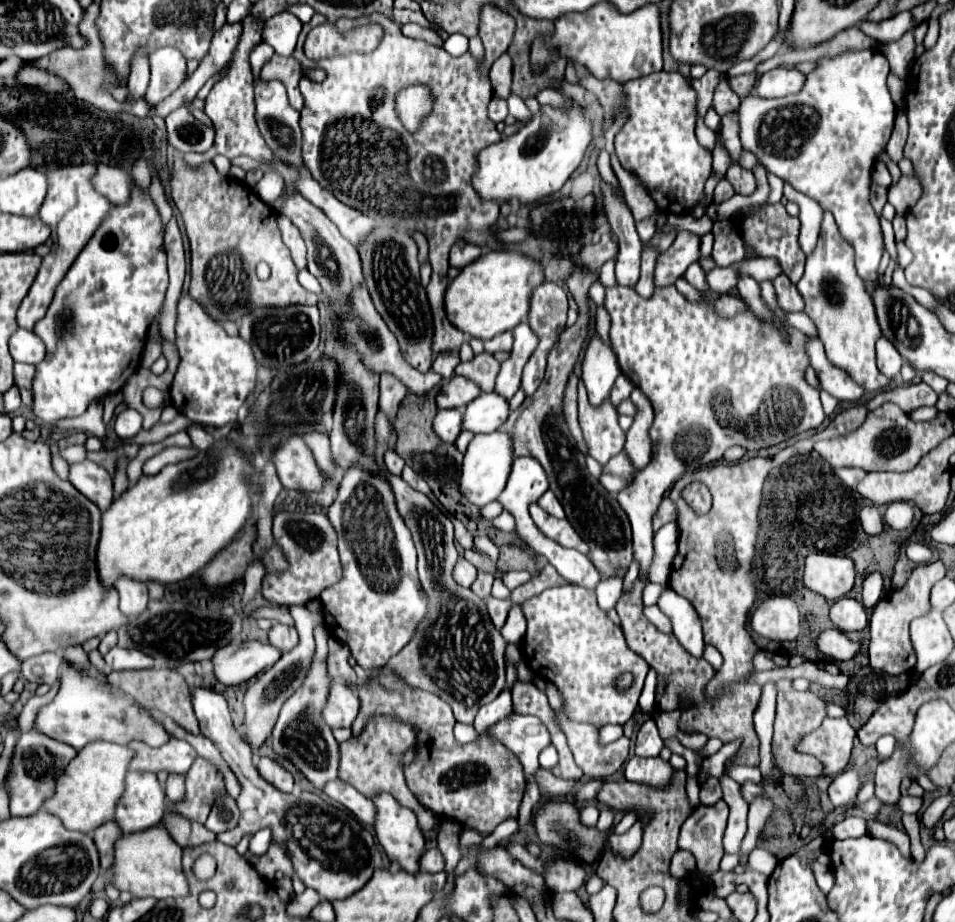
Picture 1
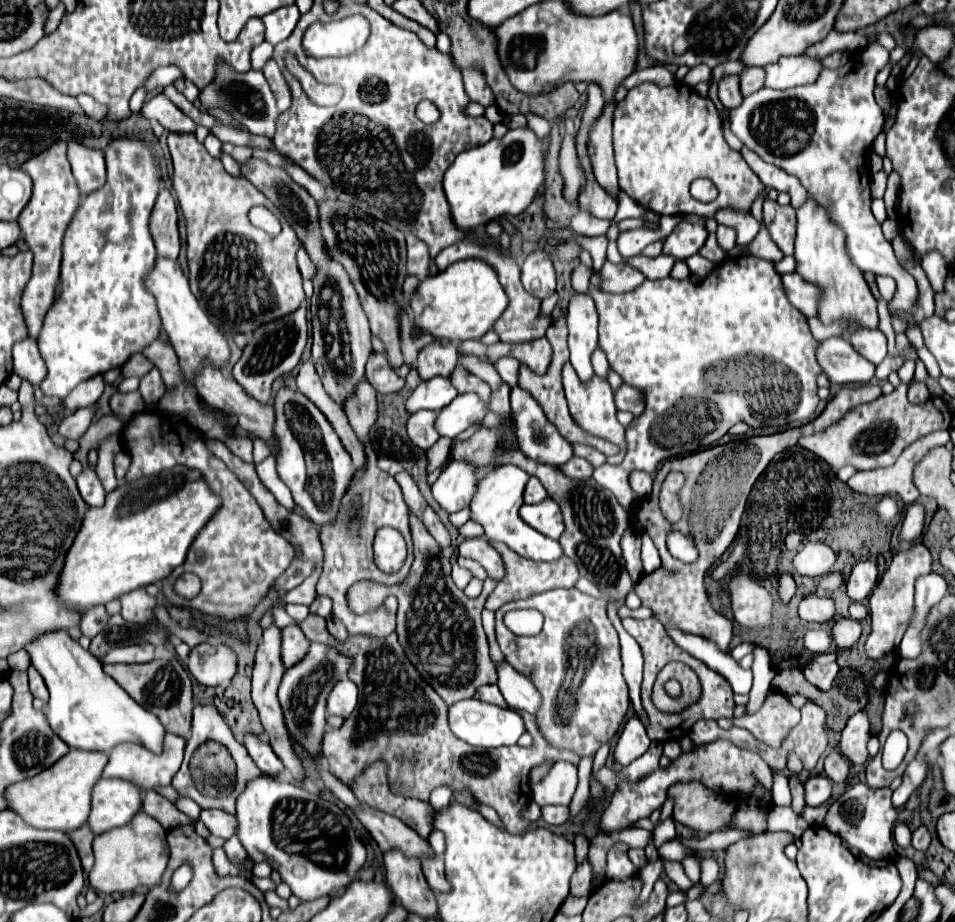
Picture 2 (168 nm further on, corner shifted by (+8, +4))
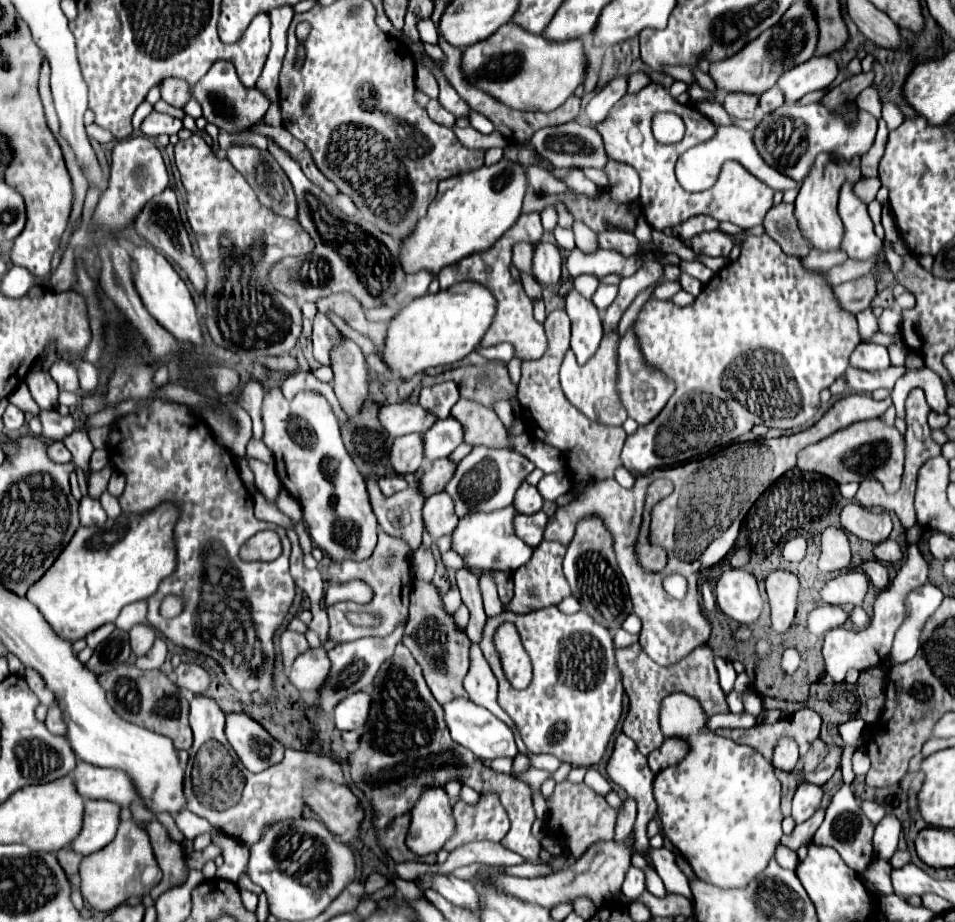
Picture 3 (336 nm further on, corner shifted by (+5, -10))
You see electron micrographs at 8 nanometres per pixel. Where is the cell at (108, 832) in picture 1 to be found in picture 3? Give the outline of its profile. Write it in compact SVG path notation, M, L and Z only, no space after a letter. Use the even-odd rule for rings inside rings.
M62 848L58 850L58 860L62 862L62 868L66 870L66 874L70 874L70 882L74 882L74 888L80 888L80 862L82 862L82 854L74 852L72 848Z

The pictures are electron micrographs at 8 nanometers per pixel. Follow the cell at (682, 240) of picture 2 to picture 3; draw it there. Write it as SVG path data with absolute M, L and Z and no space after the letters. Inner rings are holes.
M714 230L714 232L704 232L704 234L698 234L692 238L692 244L690 248L694 250L694 254L698 256L728 256L730 250L734 248L734 240L726 234L722 234L720 230Z

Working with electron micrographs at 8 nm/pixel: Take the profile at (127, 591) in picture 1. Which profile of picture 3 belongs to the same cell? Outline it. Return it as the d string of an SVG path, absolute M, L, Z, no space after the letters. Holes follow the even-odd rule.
M136 624L130 630L130 646L136 656L146 654L156 640L156 630L150 624Z

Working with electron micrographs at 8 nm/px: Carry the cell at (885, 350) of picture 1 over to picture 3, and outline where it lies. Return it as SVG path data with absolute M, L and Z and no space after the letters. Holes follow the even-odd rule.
M860 342L850 356L850 366L870 370L870 372L884 370L886 366L890 366L890 356L888 356L888 350L880 344Z

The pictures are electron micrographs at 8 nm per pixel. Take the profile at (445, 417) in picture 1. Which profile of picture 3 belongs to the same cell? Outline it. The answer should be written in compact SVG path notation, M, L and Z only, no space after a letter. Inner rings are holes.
M420 432L406 434L394 440L392 452L390 452L390 462L396 472L400 474L410 474L418 472L418 468L424 462L424 440Z

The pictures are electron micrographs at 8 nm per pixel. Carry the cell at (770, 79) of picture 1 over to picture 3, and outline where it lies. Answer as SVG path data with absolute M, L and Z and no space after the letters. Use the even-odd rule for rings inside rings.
M814 56L804 64L792 66L778 78L778 88L788 102L800 100L804 94L828 88L838 74L838 66L830 56Z

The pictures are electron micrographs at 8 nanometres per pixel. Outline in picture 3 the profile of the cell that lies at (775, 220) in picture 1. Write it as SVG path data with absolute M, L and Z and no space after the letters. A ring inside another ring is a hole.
M782 202L770 208L764 218L764 230L782 248L784 254L802 258L810 252L810 246L802 242L802 232L798 230L798 224L794 218L794 204Z

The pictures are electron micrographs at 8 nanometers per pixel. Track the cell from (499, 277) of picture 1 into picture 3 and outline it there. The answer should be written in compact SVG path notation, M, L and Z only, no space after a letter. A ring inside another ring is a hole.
M458 282L438 294L416 298L390 320L388 338L384 344L384 362L390 370L396 370L402 380L408 380L432 366L454 364L476 350L492 326L494 316L496 298L478 282Z

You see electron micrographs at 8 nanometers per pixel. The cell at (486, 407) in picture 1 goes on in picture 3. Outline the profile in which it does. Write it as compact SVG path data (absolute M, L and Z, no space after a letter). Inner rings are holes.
M448 416L424 432L424 442L428 462L446 458L464 442L464 426L454 416Z

